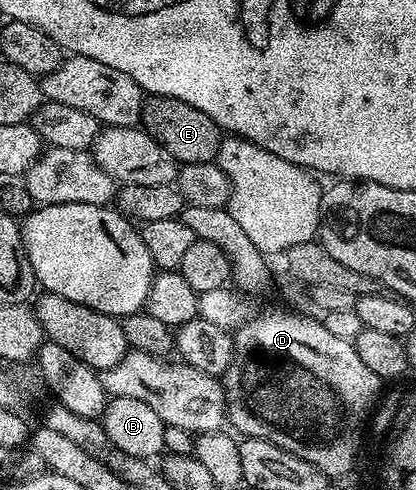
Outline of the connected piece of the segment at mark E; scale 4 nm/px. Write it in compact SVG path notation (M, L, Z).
M146 95L141 101L139 124L178 165L195 162L207 164L217 159L217 151L223 139L223 129L214 120L207 118L203 110L195 110L195 106L179 102L179 98Z

